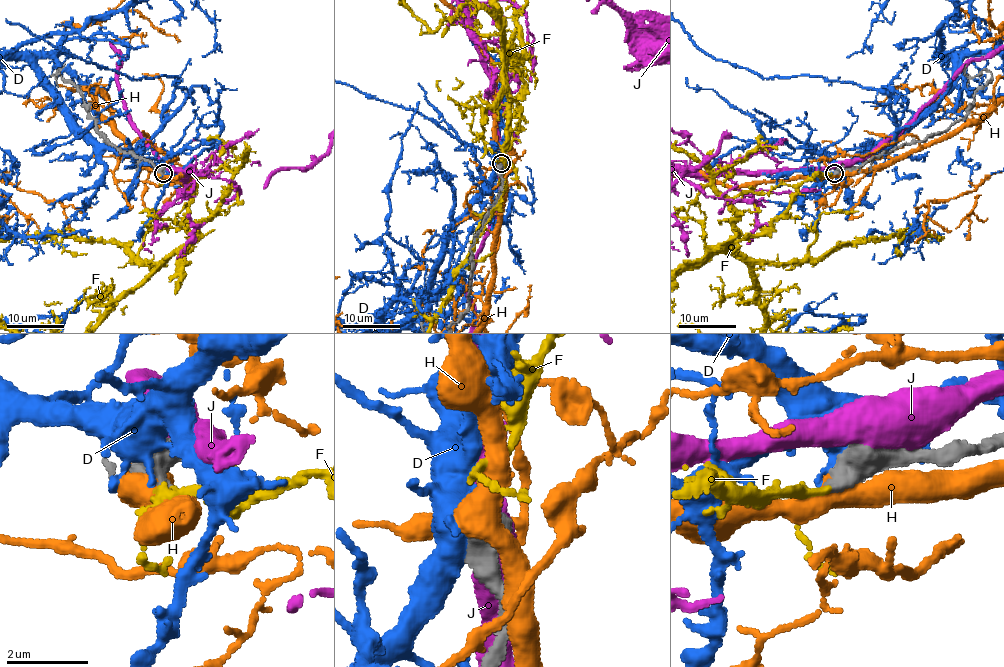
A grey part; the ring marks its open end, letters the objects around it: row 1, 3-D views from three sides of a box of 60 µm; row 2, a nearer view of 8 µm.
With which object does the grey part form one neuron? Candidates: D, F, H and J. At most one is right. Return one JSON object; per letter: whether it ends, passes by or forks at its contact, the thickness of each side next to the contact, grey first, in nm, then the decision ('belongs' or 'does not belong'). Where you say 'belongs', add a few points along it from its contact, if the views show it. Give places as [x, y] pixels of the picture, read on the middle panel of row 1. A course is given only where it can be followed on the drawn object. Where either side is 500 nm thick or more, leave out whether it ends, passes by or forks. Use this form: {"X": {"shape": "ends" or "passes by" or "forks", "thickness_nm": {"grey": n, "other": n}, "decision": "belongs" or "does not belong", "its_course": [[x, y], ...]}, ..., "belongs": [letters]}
{"D": {"thickness_nm": {"grey": 600, "other": 480}, "decision": "does not belong"}, "F": {"shape": "passes by", "thickness_nm": {"grey": 480, "other": 170}, "decision": "belongs"}, "H": {"thickness_nm": {"grey": 750, "other": 550}, "decision": "does not belong"}, "J": {"thickness_nm": {"grey": 550, "other": 800}, "decision": "does not belong"}, "belongs": ["F"]}

